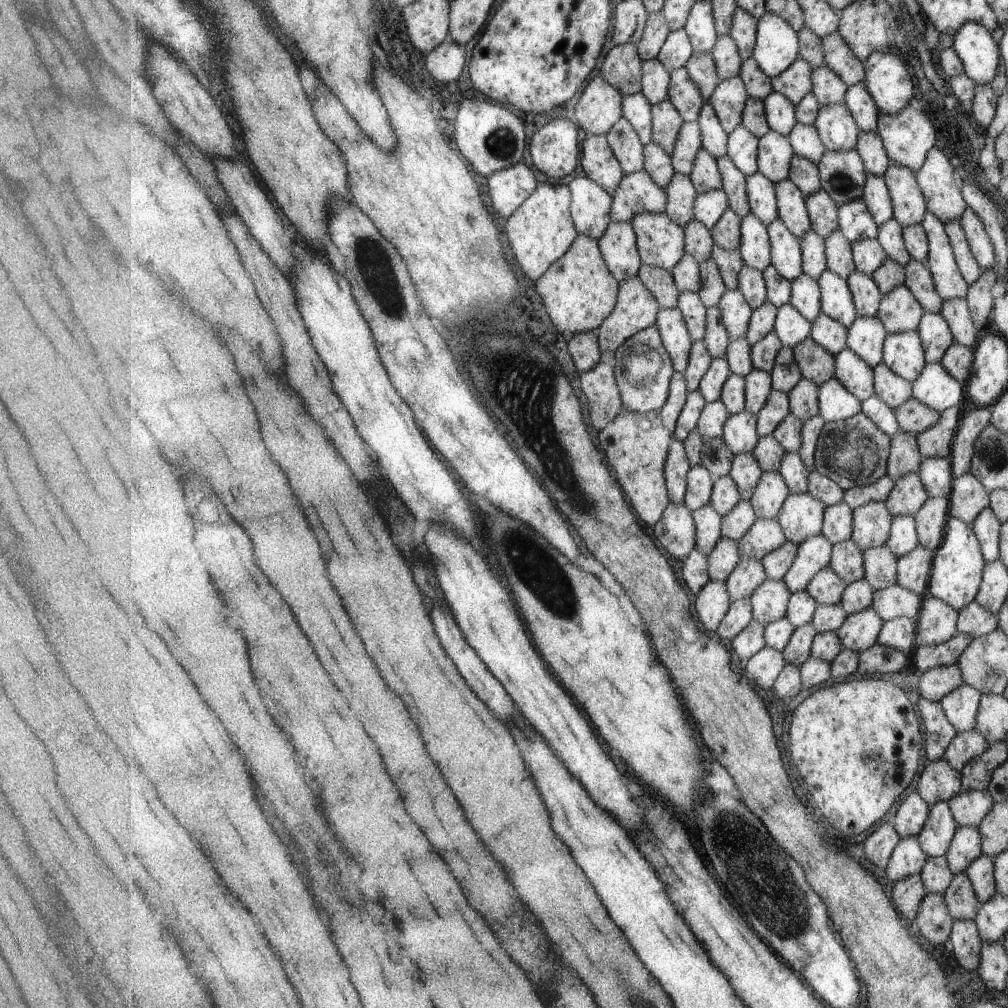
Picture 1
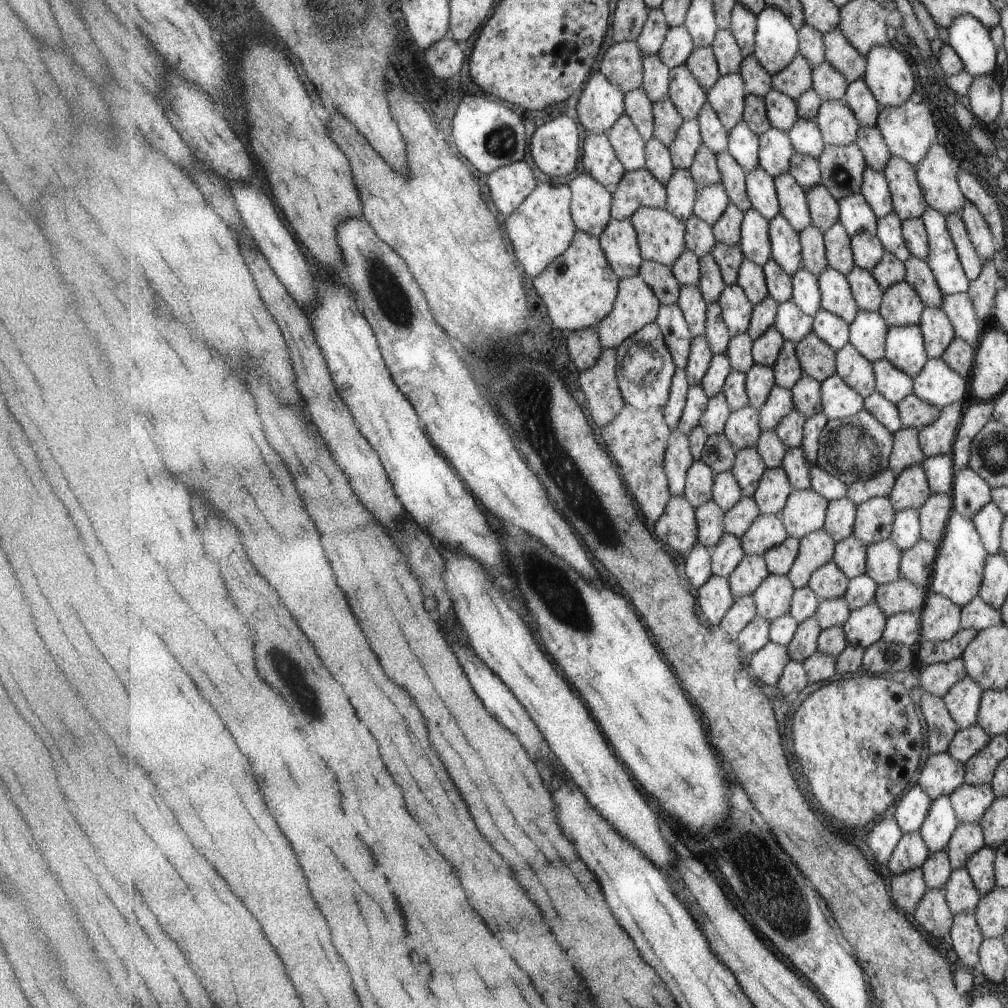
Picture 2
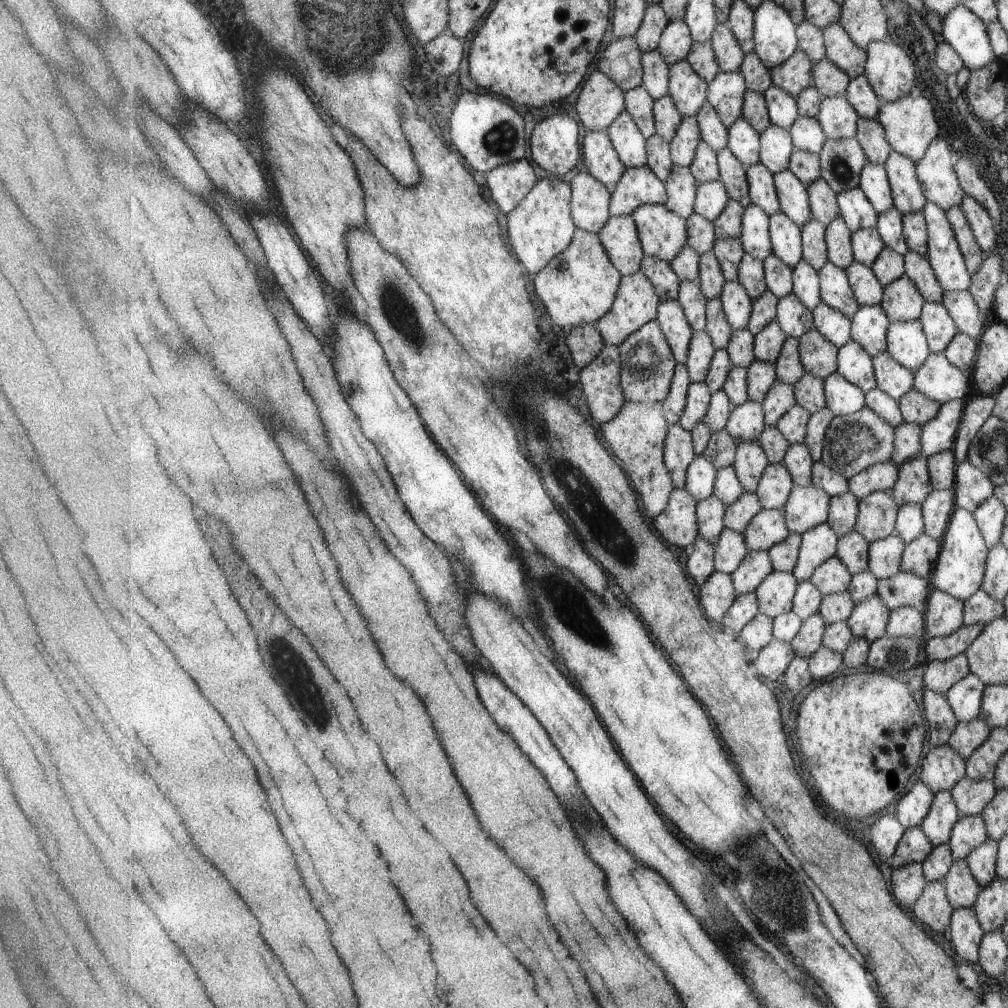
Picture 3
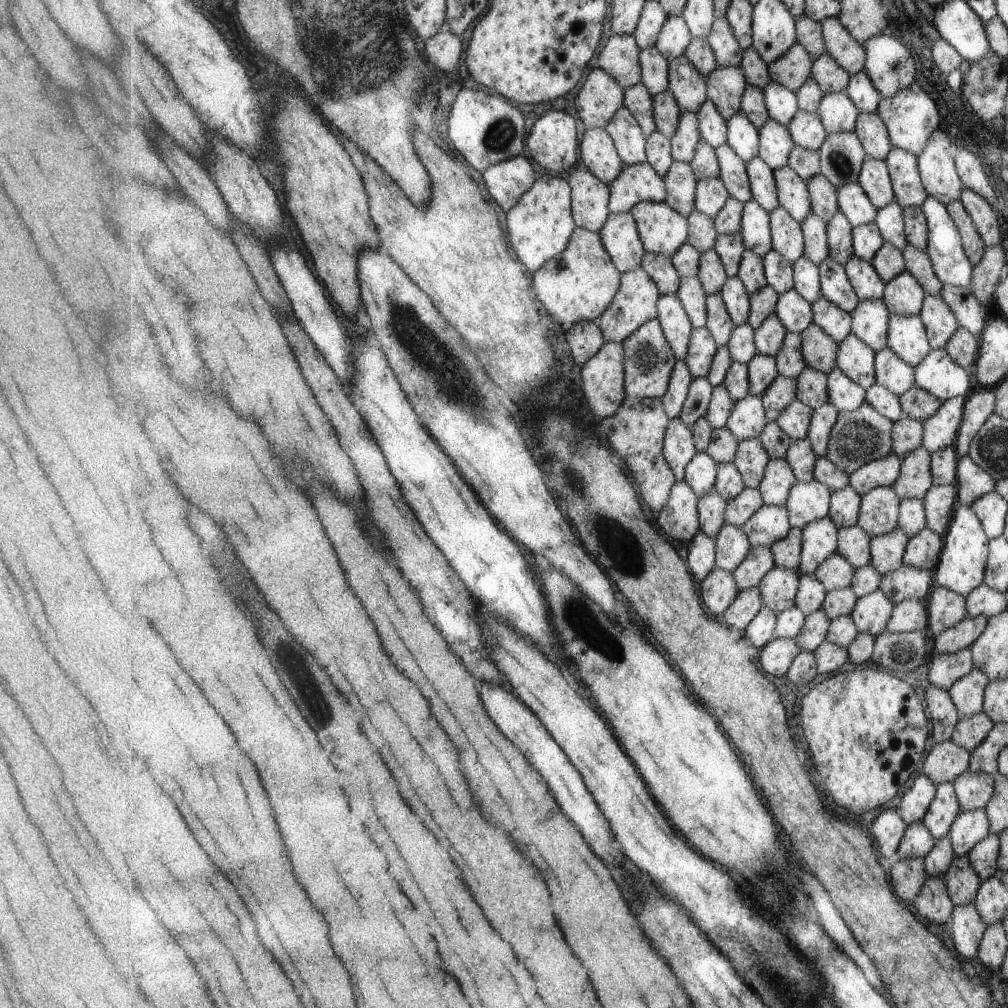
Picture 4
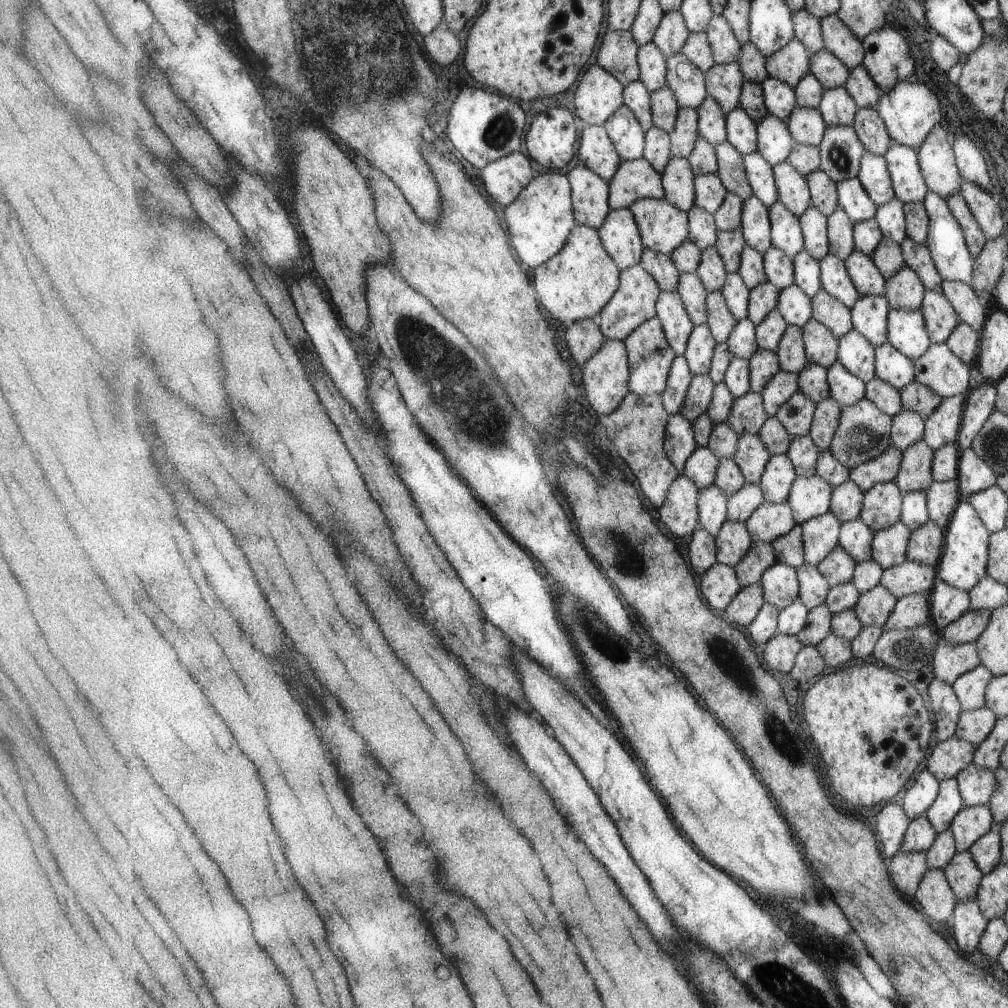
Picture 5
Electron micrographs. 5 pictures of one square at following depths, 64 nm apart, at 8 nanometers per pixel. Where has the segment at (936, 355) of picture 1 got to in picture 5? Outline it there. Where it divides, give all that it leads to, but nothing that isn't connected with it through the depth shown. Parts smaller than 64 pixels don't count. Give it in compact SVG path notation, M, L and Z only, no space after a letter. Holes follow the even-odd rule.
M926 291L922 311L932 343L946 343L955 328L962 323L957 310L943 292Z

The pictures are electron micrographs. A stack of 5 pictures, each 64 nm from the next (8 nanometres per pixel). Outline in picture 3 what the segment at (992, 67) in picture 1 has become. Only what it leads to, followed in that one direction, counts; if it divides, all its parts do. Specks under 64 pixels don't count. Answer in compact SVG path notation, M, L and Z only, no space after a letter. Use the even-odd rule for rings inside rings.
M959 6L959 8L951 10L947 16L941 18L941 22L944 40L955 48L969 70L985 68L998 60L999 57L994 50L987 25L967 6Z

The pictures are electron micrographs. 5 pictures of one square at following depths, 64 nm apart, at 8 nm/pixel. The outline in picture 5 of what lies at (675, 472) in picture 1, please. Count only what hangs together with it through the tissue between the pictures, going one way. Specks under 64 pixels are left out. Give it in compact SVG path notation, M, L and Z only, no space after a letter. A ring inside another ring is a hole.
M679 413L670 415L666 432L666 451L681 476L685 475L685 467L691 456L698 450L694 423Z

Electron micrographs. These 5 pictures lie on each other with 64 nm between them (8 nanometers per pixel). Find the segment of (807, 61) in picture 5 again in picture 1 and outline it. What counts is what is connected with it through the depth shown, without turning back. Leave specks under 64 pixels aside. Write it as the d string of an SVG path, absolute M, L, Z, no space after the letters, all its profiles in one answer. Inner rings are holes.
M797 59L781 76L772 78L773 90L787 96L797 106L812 93L814 69L807 60Z

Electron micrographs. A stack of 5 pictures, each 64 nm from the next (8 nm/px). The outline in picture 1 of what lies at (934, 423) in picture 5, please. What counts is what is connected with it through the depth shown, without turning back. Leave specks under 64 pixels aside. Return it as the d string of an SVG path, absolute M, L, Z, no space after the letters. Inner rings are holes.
M952 406L941 413L933 428L919 433L918 443L924 458L950 458L961 423L961 406Z

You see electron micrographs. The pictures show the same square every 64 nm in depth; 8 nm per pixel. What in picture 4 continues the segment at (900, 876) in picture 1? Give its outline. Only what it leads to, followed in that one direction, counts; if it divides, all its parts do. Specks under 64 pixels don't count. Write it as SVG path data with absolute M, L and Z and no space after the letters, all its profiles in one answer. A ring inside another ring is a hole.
M923 821L915 822L908 826L896 853L896 858L901 860L925 858L935 848L935 843L935 836L931 834L931 829L927 828Z

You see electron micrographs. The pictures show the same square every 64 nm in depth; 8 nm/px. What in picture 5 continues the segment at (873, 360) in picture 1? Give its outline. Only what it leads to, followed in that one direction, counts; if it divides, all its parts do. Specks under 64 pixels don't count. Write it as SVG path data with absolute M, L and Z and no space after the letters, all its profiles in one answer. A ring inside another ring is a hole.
M885 295L862 296L851 309L854 329L869 338L869 342L876 349L888 341L888 318L891 309Z

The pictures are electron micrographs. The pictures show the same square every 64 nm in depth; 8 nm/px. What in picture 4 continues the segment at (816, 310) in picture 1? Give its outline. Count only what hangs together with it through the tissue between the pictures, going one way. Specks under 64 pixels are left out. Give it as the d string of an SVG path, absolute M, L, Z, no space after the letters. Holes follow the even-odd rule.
M803 255L794 262L794 289L812 305L822 295L820 265Z

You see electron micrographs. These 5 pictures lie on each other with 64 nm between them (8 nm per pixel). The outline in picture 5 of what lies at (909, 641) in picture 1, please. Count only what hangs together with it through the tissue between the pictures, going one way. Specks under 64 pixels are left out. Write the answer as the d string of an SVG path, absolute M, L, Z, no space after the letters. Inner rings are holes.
M912 594L899 599L890 619L885 624L885 630L907 630L927 626L931 622L931 603L929 596Z

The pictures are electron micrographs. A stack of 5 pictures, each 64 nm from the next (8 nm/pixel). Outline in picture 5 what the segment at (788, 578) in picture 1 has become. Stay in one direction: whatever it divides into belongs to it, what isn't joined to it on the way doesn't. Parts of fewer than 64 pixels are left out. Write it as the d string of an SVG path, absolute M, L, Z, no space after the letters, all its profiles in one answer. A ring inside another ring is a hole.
M829 511L800 525L806 545L806 563L819 566L838 547L842 524Z

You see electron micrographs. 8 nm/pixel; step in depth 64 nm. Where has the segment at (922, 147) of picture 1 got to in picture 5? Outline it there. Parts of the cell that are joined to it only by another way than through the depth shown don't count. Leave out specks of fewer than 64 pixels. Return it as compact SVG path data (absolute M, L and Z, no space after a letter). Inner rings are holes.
M915 80L899 82L889 94L882 94L877 104L879 114L886 121L891 138L897 144L909 146L918 151L931 131L941 122L941 104L933 90L925 84L916 84Z

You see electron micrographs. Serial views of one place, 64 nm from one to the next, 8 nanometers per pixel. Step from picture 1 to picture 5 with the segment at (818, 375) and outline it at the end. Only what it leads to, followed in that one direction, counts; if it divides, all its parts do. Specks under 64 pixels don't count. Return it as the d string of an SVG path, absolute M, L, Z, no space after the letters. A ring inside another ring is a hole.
M814 318L803 332L809 362L831 368L838 361L840 338L837 338L825 324L821 324Z

